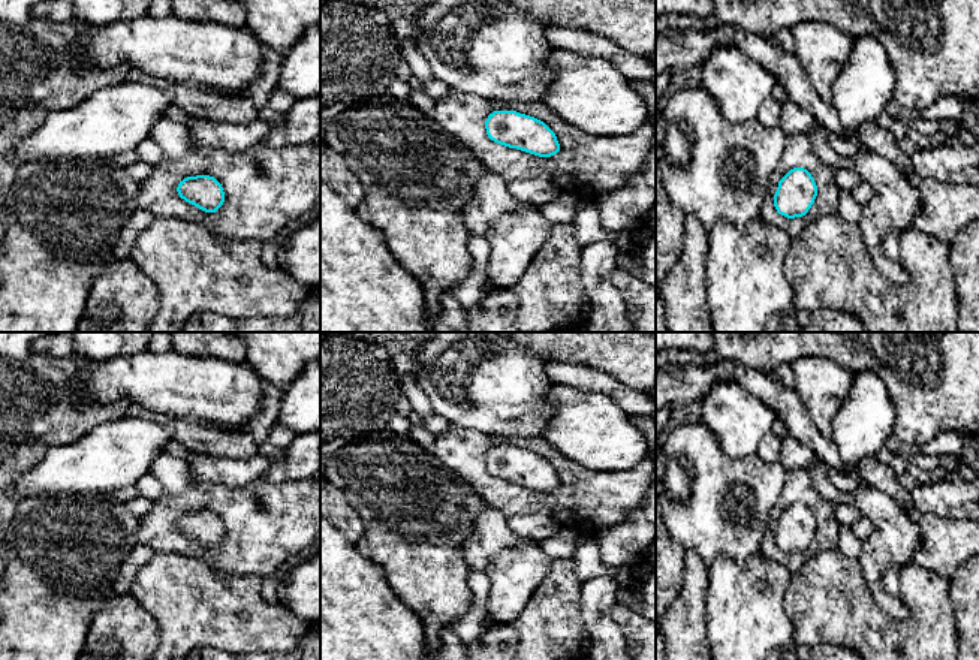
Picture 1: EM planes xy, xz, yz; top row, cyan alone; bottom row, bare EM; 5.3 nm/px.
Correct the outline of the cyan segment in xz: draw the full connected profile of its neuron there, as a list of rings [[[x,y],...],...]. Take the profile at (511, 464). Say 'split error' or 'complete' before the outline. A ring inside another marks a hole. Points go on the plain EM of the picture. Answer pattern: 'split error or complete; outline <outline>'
complete; outline [[[494,446],[485,456],[491,476],[539,492],[560,486],[555,468],[540,455],[516,446]]]

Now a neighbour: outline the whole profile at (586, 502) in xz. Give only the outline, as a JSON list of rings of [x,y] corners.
[[[455,424],[436,436],[431,452],[506,518],[551,515],[561,528],[590,536],[621,524],[641,509],[656,477],[656,462],[648,458],[632,470],[593,471],[563,456],[543,437],[498,439]],[[494,446],[516,446],[543,456],[555,468],[560,486],[539,492],[491,476],[485,456]]]

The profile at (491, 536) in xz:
[[[482,500],[475,528],[467,537],[463,552],[472,570],[487,572],[490,563],[501,552],[513,551],[528,540],[507,527],[507,518]]]

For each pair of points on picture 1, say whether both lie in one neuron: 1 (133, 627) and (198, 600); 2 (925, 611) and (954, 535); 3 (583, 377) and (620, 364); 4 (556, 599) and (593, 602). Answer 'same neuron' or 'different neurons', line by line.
1: different neurons
2: different neurons
3: different neurons
4: different neurons

